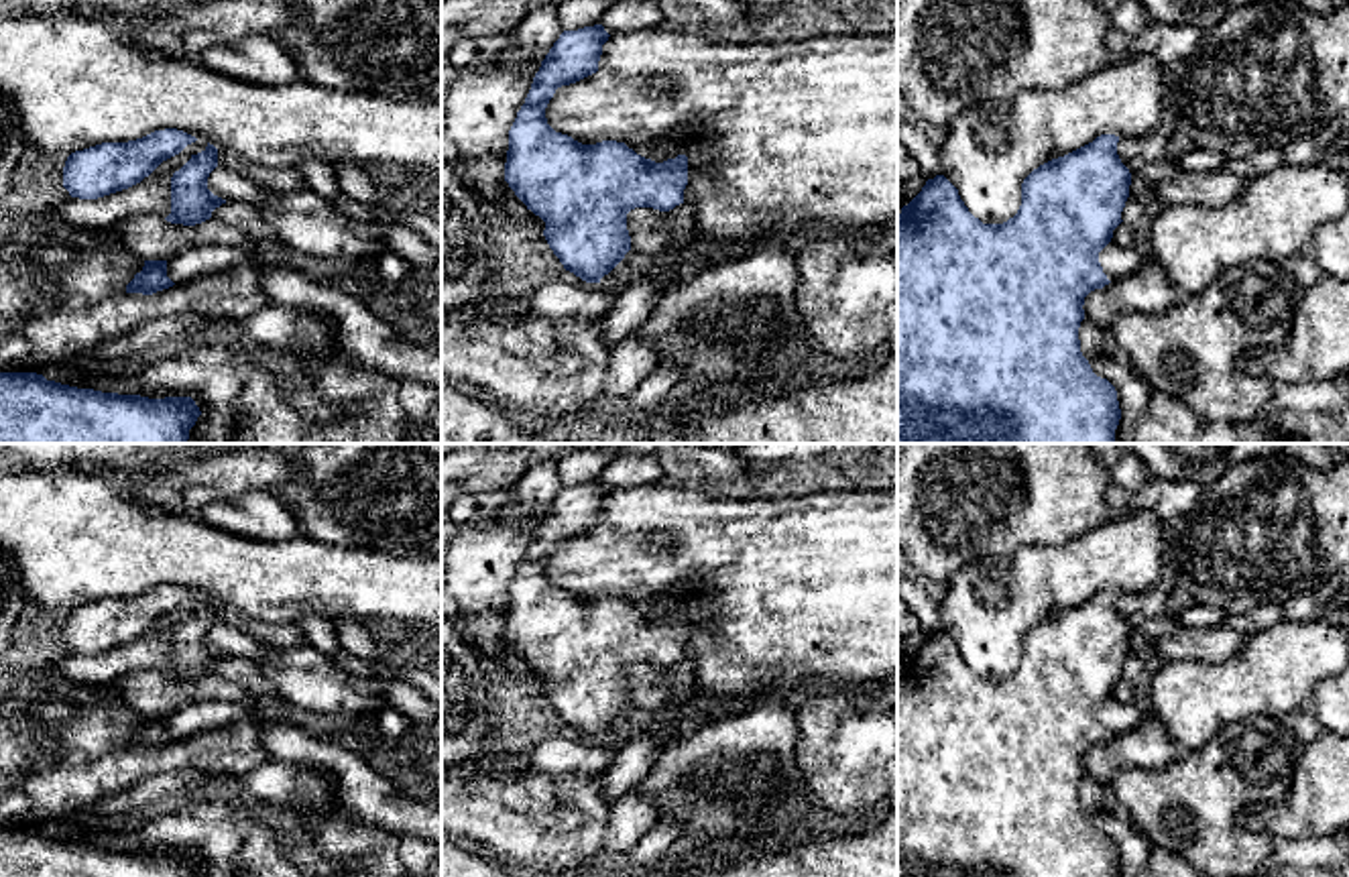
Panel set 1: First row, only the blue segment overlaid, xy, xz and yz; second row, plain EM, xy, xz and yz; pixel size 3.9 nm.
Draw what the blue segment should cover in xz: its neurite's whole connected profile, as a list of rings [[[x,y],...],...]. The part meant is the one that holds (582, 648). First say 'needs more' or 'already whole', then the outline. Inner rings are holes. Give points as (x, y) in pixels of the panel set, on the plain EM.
already whole; [[[602,480],[564,486],[533,533],[525,560],[509,586],[505,637],[515,651],[545,678],[543,692],[566,726],[586,739],[600,739],[631,706],[627,669],[635,663],[669,667],[684,659],[688,612],[678,610],[655,619],[637,610],[625,598],[602,596],[582,600],[555,588],[545,564],[562,541],[576,539],[598,527],[602,501],[608,496]]]

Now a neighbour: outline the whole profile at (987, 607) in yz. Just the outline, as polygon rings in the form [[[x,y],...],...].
[[[1127,511],[1060,545],[1023,545],[1007,556],[989,556],[960,568],[938,606],[940,631],[956,645],[983,680],[1003,680],[1021,661],[1021,639],[1040,621],[1064,612],[1101,590],[1143,592],[1162,584],[1162,521],[1156,513]]]

